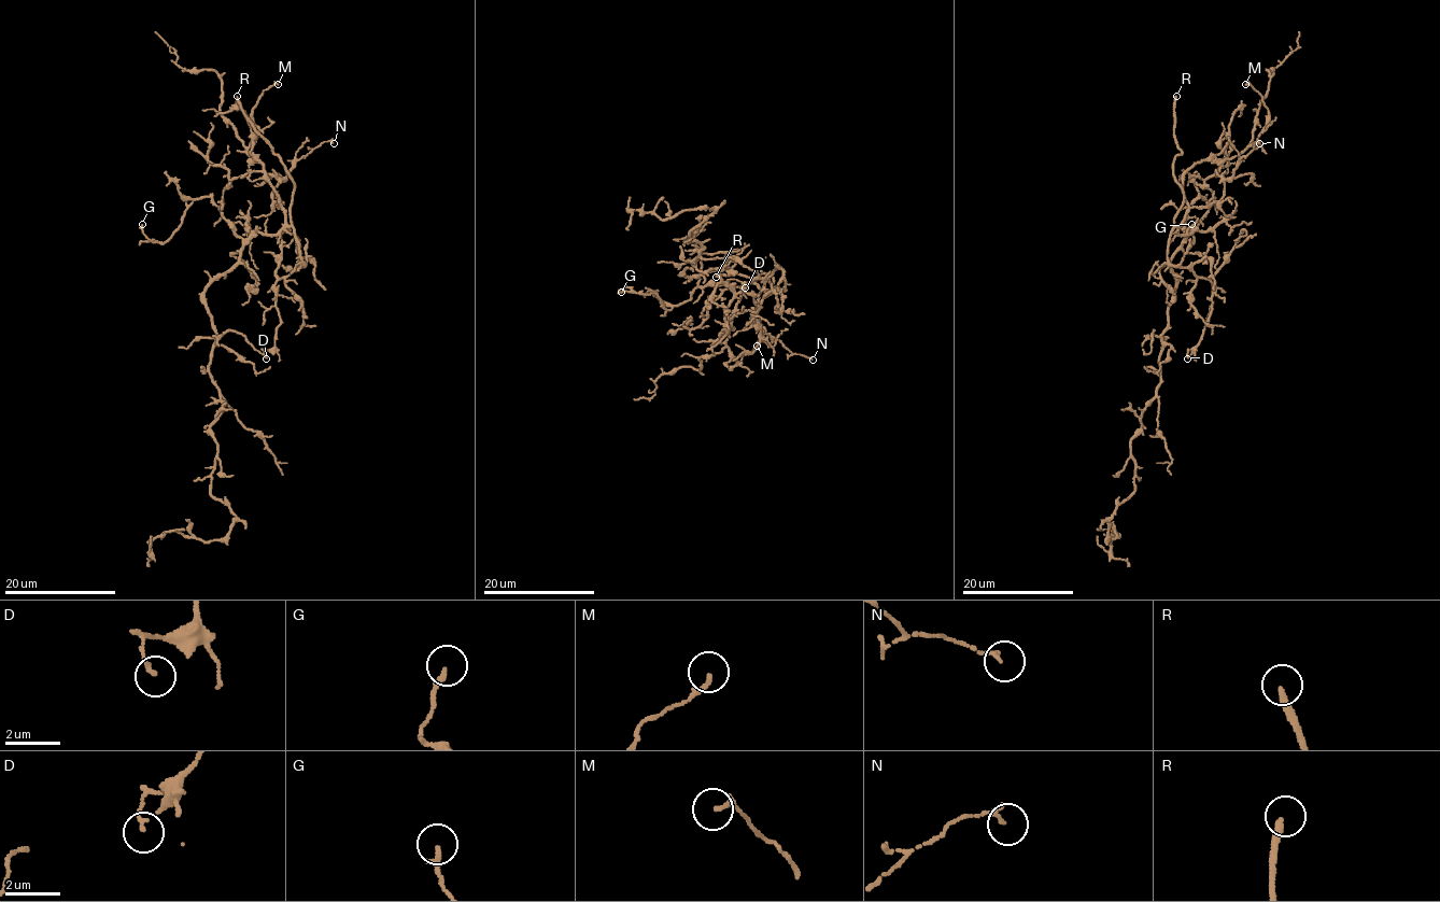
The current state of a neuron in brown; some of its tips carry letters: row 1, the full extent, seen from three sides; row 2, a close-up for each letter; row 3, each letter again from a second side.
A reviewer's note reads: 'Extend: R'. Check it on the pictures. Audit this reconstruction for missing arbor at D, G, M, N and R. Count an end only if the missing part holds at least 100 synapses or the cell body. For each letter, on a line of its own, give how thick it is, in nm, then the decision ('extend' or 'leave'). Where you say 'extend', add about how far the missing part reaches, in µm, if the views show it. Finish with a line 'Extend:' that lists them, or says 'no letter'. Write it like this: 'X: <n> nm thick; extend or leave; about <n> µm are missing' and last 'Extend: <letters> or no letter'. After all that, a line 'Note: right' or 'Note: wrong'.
D: 140 nm thick; leave
G: 170 nm thick; leave
M: 180 nm thick; leave
N: 120 nm thick; leave
R: 220 nm thick; extend; about 25 µm are missing
Extend: R
Note: right

